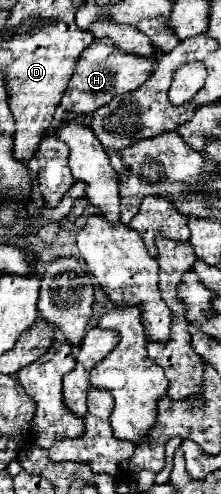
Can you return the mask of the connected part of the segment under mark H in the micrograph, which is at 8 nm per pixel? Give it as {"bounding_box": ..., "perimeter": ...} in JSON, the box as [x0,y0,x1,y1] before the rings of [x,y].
{"bounding_box":[62,41,156,115],"perimeter":[[[94,41],[76,63],[76,71],[68,83],[68,93],[62,97],[62,107],[66,111],[88,115],[94,113],[104,103],[110,103],[116,95],[134,91],[140,87],[148,75],[154,71],[156,63],[148,63],[148,59],[136,59],[136,55],[128,55],[126,51],[116,51],[116,45],[112,41]]]}

